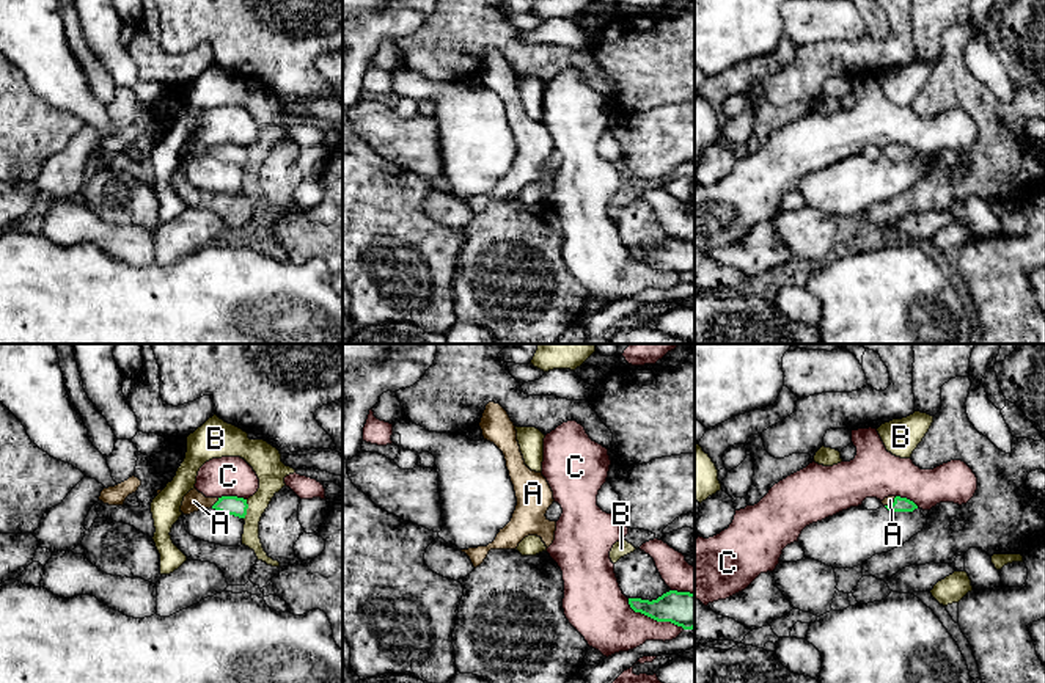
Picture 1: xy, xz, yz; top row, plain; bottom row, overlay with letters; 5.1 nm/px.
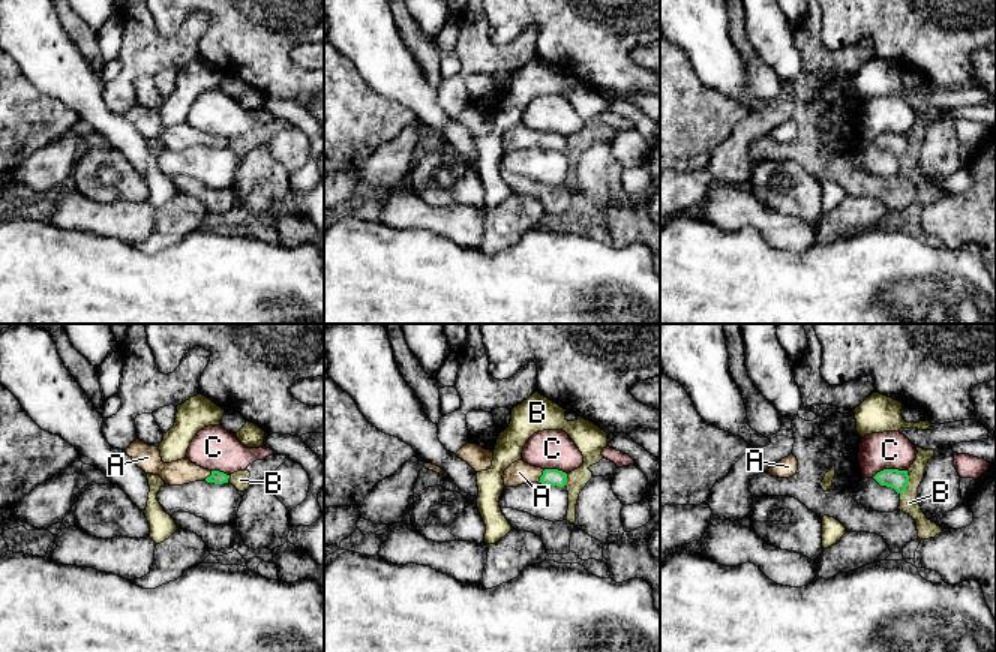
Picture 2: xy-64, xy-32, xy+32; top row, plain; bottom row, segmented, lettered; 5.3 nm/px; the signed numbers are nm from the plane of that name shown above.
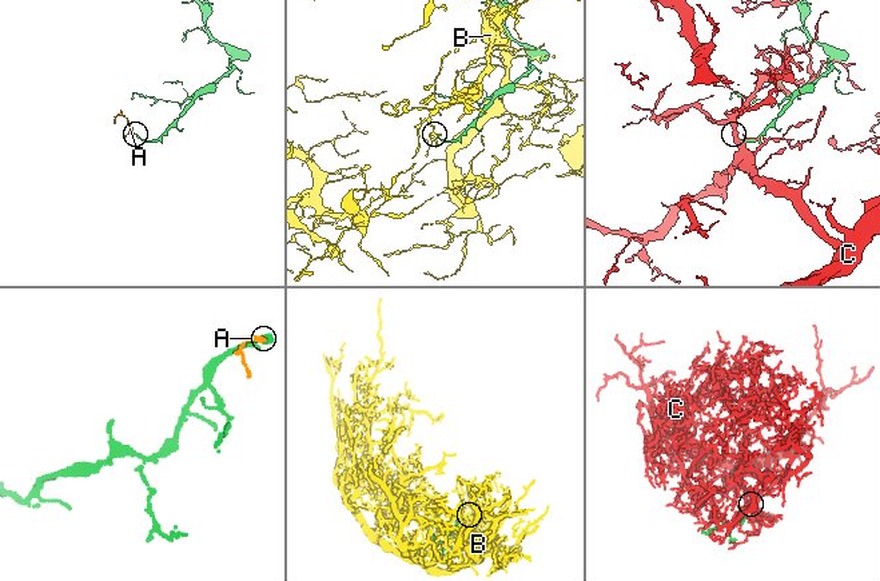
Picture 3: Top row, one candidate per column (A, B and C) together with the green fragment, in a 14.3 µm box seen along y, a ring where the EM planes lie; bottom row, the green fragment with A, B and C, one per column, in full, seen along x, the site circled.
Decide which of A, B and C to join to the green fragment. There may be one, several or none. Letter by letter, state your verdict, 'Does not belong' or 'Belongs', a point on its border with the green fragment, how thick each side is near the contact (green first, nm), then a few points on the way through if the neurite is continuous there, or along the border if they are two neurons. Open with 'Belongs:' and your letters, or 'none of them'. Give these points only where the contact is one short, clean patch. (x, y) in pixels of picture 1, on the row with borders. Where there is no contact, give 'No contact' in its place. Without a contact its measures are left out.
Belongs: A
A: Belongs. Touches green at xy (216, 503). Thickness 100 nm (green) against 110 nm. Path across: xy (234, 506), (216, 503), (194, 501)
B: Does not belong. Touches green at xy (247, 507). Thickness 100 nm (green) against 150 nm
C: Does not belong. Touches green at xz (654, 619). Thickness 180 nm (green) against 280 nm

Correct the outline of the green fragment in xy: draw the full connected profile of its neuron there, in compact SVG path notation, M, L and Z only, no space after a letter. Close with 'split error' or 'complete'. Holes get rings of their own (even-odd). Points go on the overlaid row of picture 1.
M193 488L184 496L181 512L190 515L211 507L226 515L245 518L248 504L247 499L237 496L206 498Z; split error

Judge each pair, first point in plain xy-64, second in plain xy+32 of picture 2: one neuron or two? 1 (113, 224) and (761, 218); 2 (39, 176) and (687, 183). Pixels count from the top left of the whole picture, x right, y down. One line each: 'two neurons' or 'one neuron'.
1: one neuron
2: two neurons

